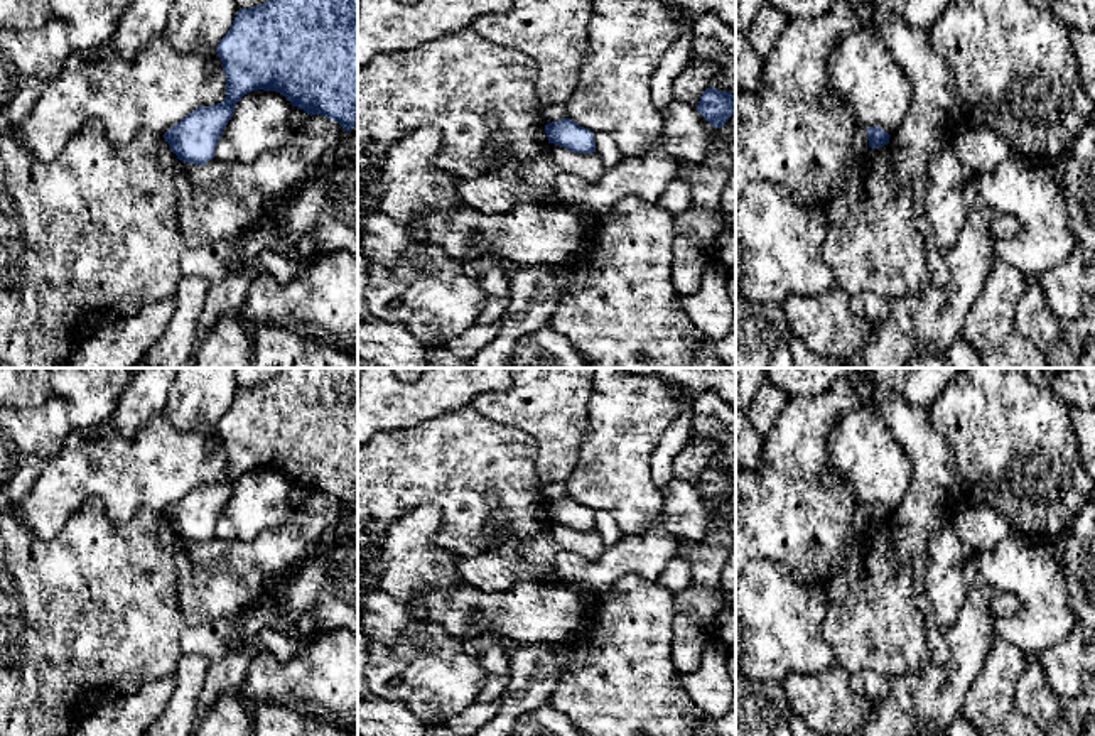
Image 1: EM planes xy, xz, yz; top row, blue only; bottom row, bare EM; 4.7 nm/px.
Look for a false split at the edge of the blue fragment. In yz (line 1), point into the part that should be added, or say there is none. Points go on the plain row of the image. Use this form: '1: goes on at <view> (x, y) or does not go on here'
1: does not go on here

